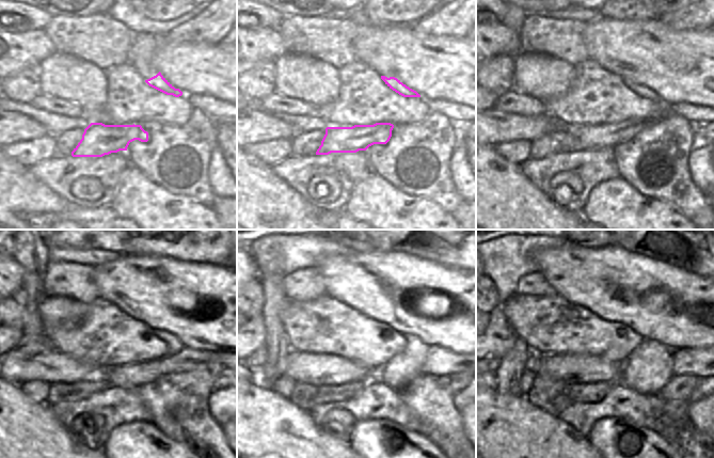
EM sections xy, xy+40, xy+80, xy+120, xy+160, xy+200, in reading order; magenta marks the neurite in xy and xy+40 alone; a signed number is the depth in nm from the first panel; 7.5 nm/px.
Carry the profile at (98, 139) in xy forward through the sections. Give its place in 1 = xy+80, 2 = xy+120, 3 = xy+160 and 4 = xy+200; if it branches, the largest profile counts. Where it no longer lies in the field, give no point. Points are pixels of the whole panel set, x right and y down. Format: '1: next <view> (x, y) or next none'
1: next xy+80 (578, 139)
2: next xy+120 (179, 359)
3: next xy+160 (416, 359)
4: next xy+200 (652, 364)

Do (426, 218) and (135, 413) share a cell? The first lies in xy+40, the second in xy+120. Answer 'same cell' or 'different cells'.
different cells

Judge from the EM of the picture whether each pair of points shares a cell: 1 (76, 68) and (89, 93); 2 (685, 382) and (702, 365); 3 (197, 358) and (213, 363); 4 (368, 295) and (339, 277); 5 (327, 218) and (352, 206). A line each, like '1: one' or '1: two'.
1: one
2: two
3: one
4: one
5: two

